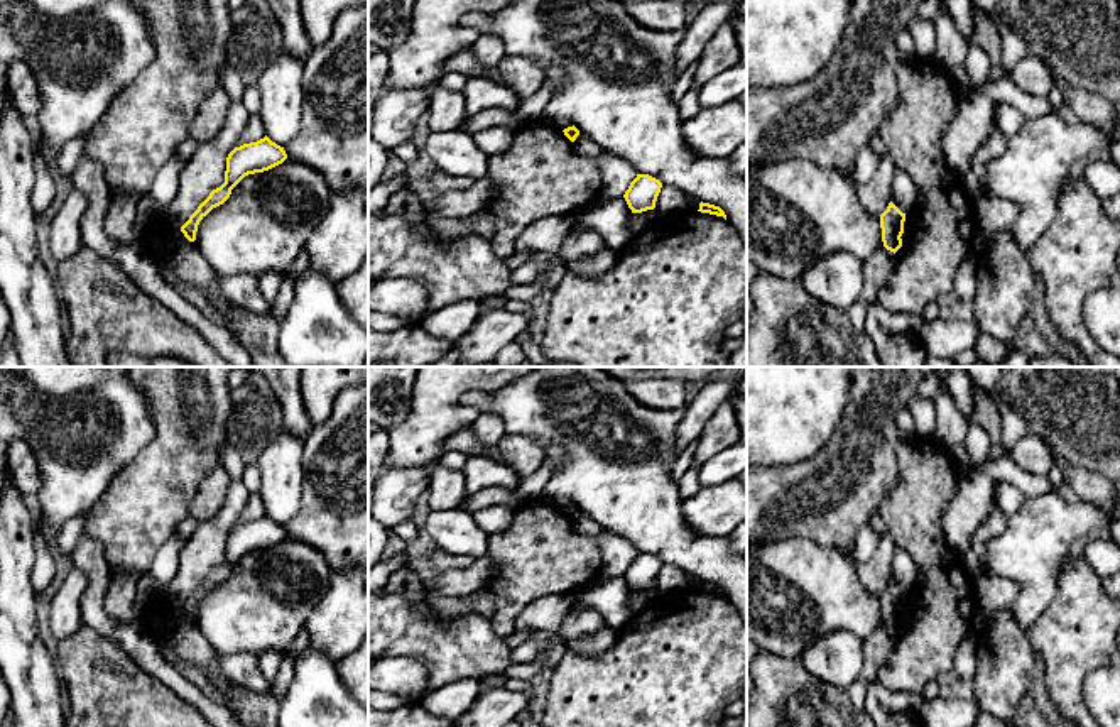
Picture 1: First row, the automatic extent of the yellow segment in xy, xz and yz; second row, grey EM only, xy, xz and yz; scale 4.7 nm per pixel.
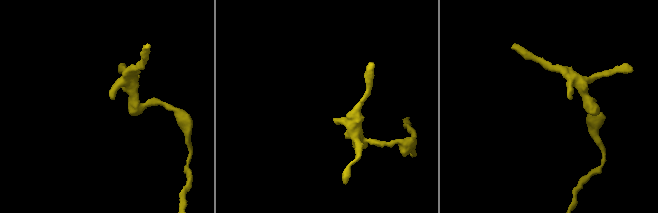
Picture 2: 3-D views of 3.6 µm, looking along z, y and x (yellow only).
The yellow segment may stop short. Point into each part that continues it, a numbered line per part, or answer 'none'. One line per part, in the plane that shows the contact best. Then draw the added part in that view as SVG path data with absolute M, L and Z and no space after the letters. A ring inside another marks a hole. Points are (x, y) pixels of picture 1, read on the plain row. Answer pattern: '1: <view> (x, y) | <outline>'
none

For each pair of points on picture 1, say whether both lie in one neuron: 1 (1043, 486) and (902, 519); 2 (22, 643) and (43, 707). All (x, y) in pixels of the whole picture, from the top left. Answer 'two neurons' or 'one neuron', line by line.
1: two neurons
2: one neuron

